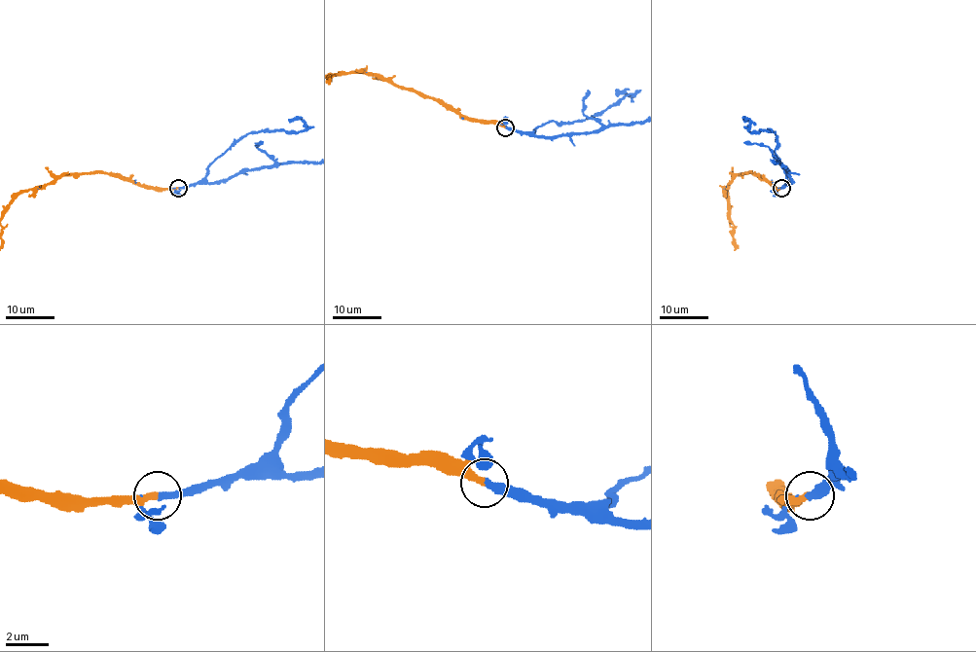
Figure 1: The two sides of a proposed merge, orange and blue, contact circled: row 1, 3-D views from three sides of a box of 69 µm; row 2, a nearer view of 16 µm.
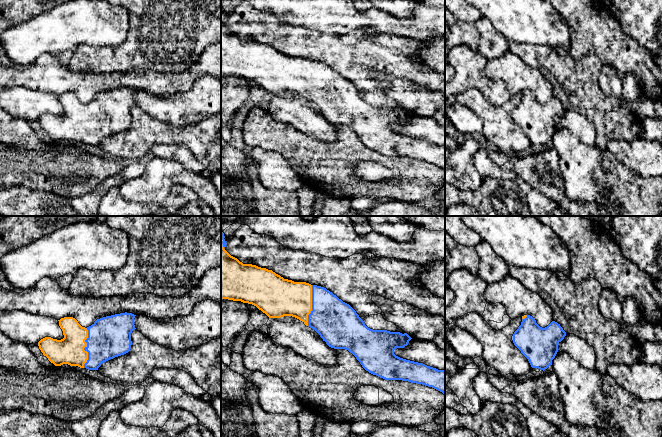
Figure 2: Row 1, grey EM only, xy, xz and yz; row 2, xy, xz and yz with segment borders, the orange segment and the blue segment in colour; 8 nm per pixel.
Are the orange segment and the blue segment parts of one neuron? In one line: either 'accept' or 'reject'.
accept

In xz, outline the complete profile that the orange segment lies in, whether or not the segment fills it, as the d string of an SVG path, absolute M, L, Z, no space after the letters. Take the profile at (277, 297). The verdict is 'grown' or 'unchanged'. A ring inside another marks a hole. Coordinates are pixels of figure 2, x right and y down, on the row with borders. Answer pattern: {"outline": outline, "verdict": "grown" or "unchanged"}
{"outline": "M221 233L221 299L241 301L256 306L269 318L292 316L302 321L306 326L315 330L326 344L334 349L345 349L352 353L362 367L369 373L385 380L402 380L432 387L445 395L445 370L427 366L400 358L394 354L396 348L404 348L412 339L407 333L373 330L368 328L356 311L324 287L311 285L306 282L294 282L284 279L272 270L252 264L243 264L231 256L226 250L224 233Z", "verdict": "grown"}

